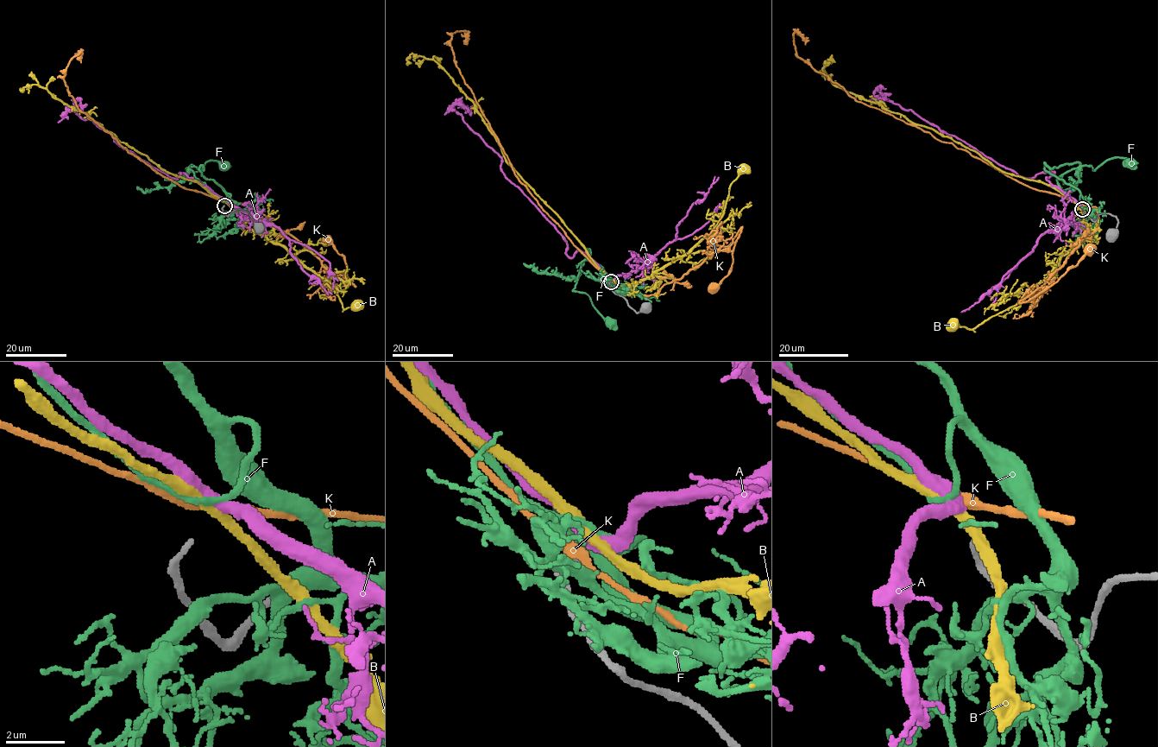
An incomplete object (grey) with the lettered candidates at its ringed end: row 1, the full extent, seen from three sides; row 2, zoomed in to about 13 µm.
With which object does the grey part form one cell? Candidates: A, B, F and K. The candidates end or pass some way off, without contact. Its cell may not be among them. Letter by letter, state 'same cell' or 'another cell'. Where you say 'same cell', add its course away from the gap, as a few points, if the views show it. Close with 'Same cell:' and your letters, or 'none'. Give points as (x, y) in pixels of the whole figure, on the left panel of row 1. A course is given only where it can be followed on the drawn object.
A: same cell; course (226, 202), (185, 174), (171, 178), (118, 144), (112, 133), (66, 108), (79, 101)
B: another cell
F: another cell
K: another cell
Same cell: A

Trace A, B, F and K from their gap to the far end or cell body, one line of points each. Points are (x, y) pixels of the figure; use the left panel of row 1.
A: (226, 202), (185, 174), (171, 178), (118, 144), (112, 133), (66, 108), (79, 101)
B: (226, 203), (251, 229), (284, 245), (318, 275), (336, 293), (344, 309), (358, 303)
F: (225, 202), (194, 176), (189, 167), (186, 170), (198, 171), (208, 161), (223, 164)
K: (224, 202), (251, 205), (278, 229), (293, 236), (307, 247), (330, 274), (345, 273), (344, 258), (327, 241)

